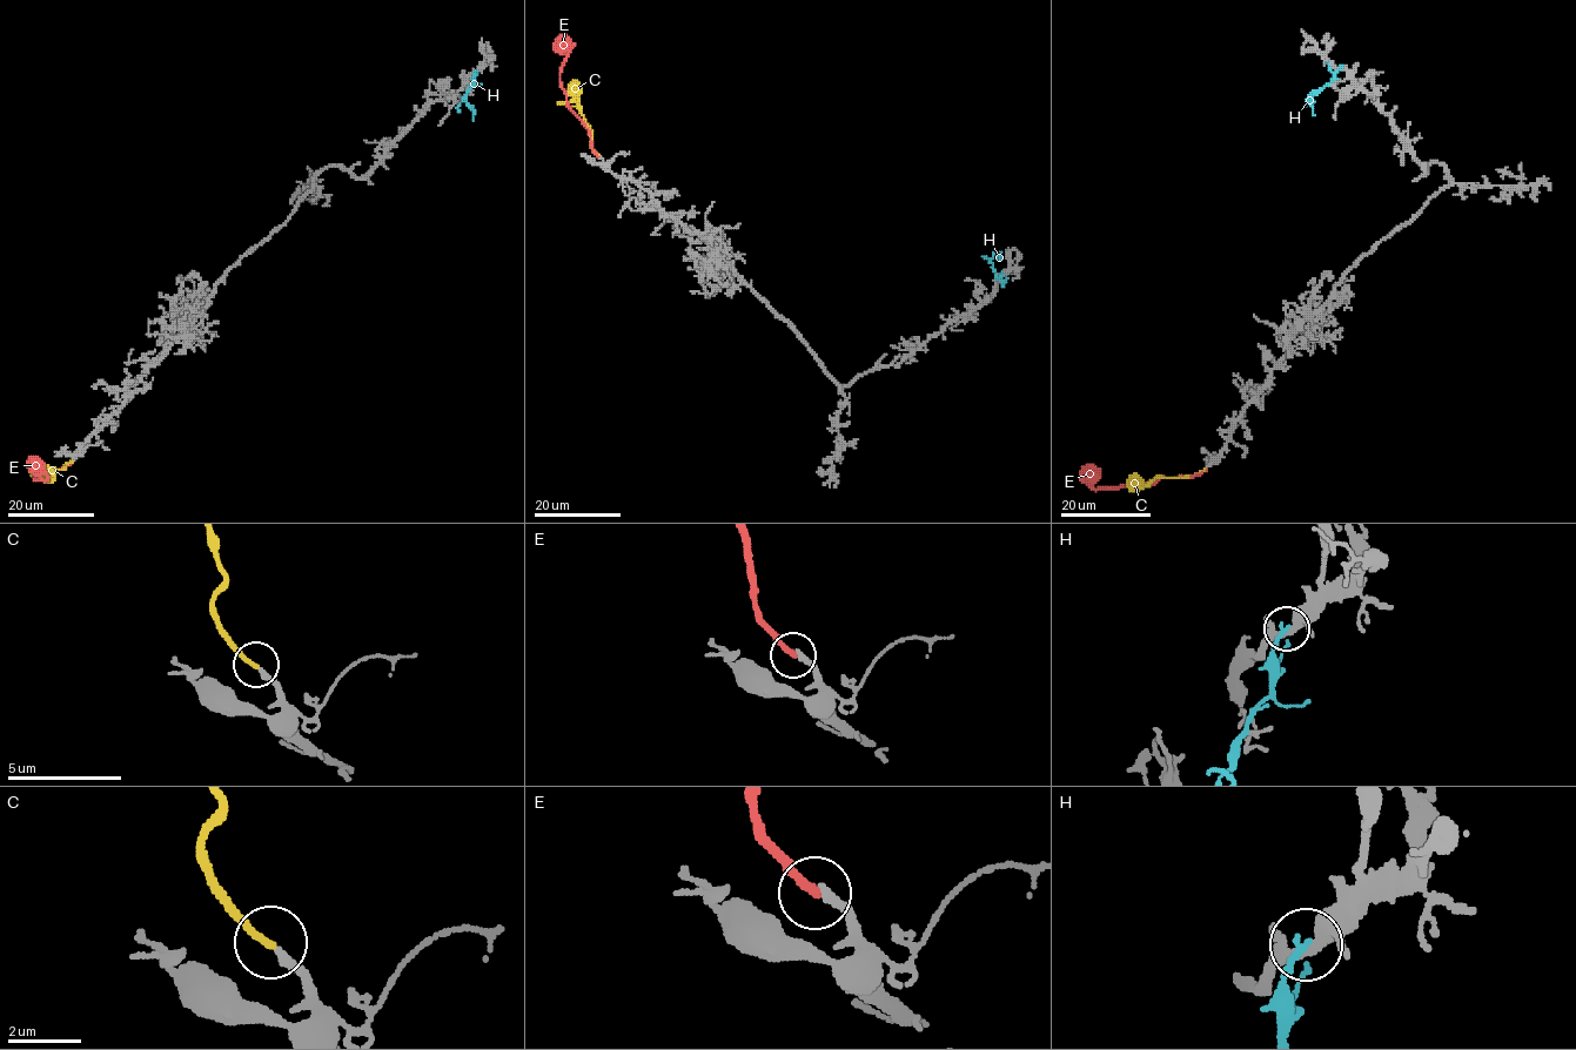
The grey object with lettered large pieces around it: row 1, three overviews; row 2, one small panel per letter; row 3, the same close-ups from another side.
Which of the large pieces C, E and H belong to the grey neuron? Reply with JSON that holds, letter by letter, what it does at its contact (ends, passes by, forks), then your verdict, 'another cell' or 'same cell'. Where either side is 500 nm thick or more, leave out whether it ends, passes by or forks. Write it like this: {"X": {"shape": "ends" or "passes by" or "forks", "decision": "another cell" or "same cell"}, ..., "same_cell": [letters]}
{"C": {"shape": "ends", "decision": "another cell"}, "E": {"shape": "ends", "decision": "same cell"}, "H": {"shape": "ends", "decision": "another cell"}, "same_cell": ["E"]}

